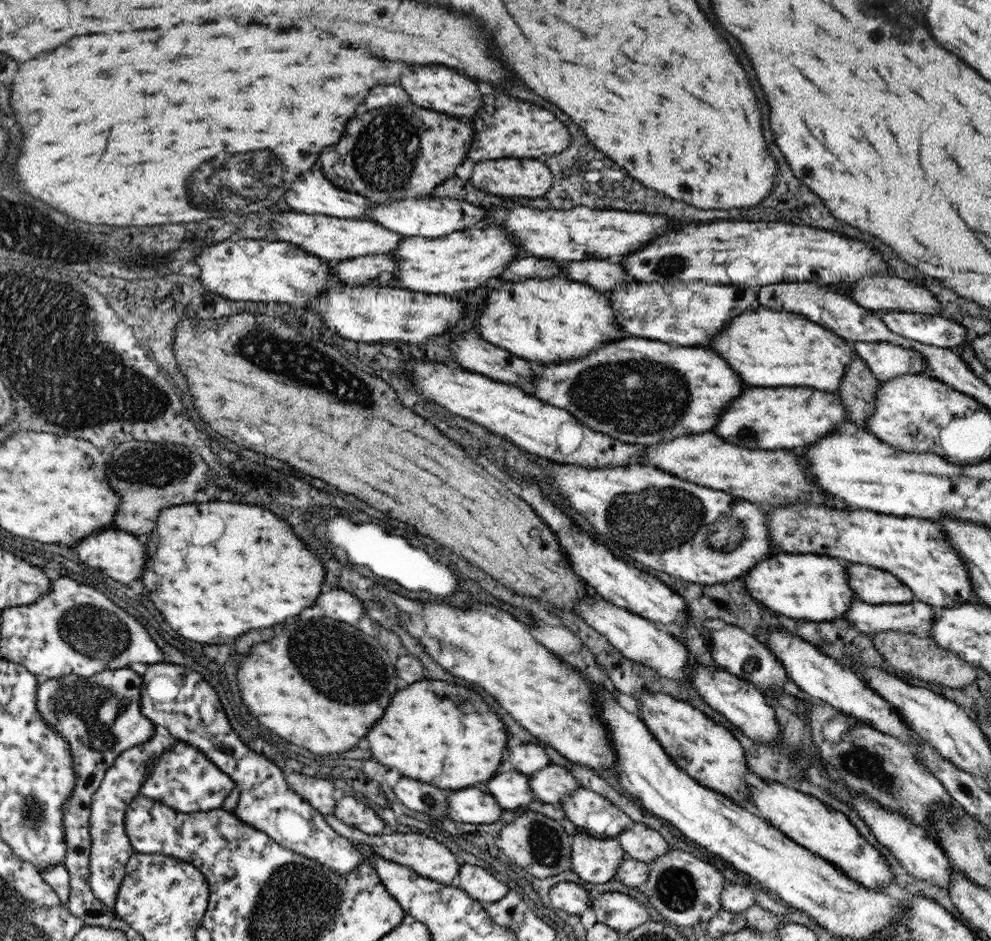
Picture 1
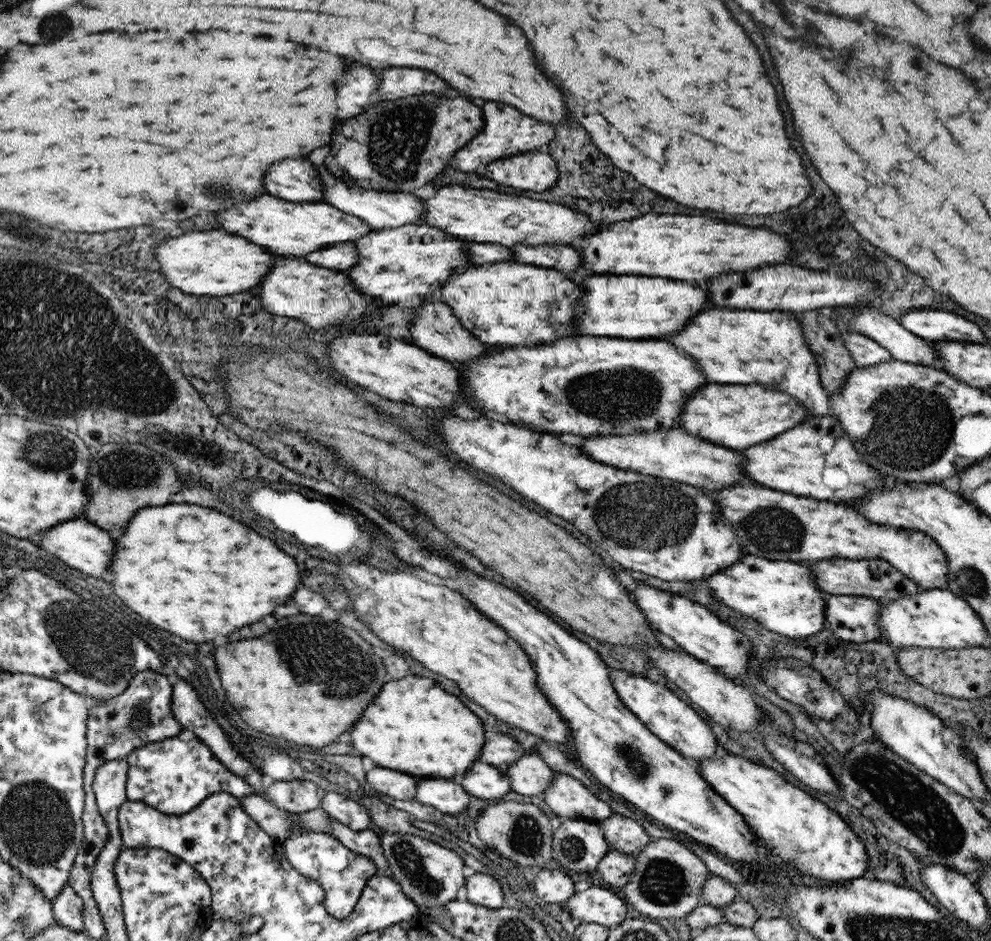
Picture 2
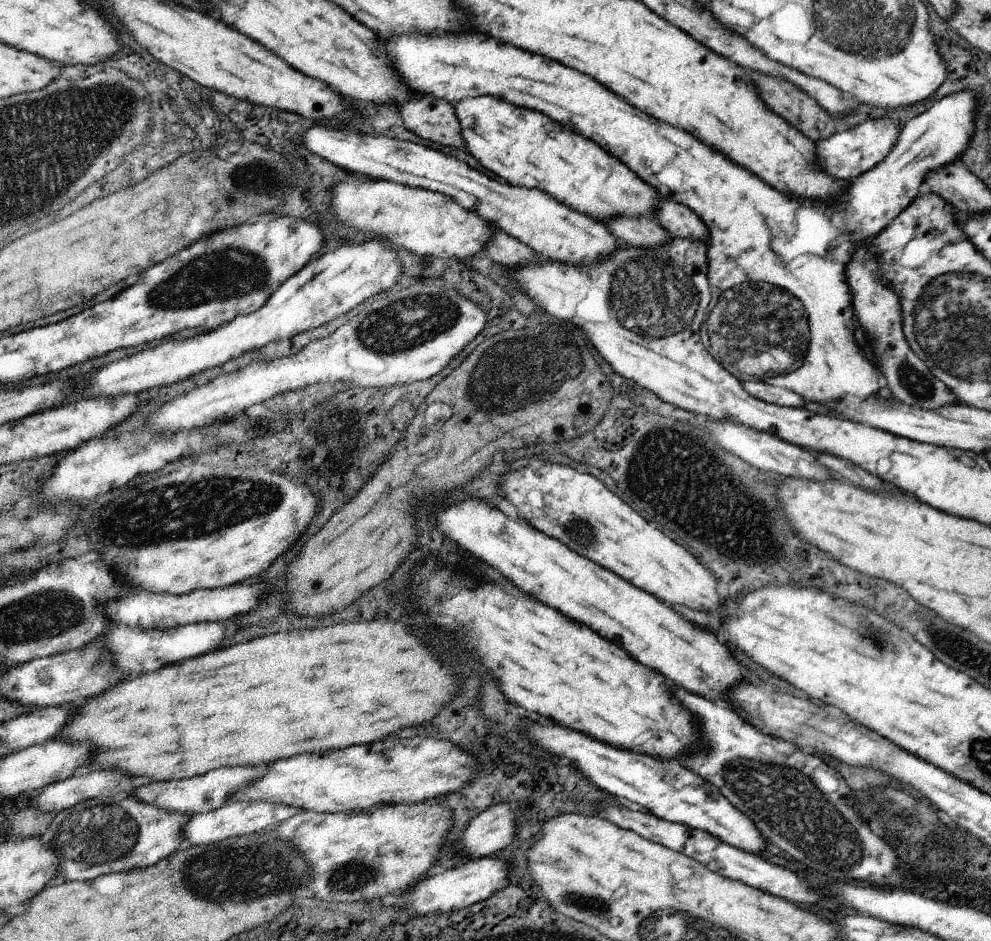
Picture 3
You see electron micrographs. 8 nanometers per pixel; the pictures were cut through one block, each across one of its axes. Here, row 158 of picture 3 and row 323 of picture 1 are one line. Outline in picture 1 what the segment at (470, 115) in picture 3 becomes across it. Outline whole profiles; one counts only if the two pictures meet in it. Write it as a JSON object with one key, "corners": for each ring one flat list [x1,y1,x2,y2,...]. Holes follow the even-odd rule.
{"corners":[[565,276,532,277,517,284,504,282,507,284,503,285,501,291,493,289,485,298,475,324,481,338,497,348,509,350,525,360,543,362,544,365,583,358,603,342,623,338,623,332,619,332,611,318,608,293,596,291]]}

